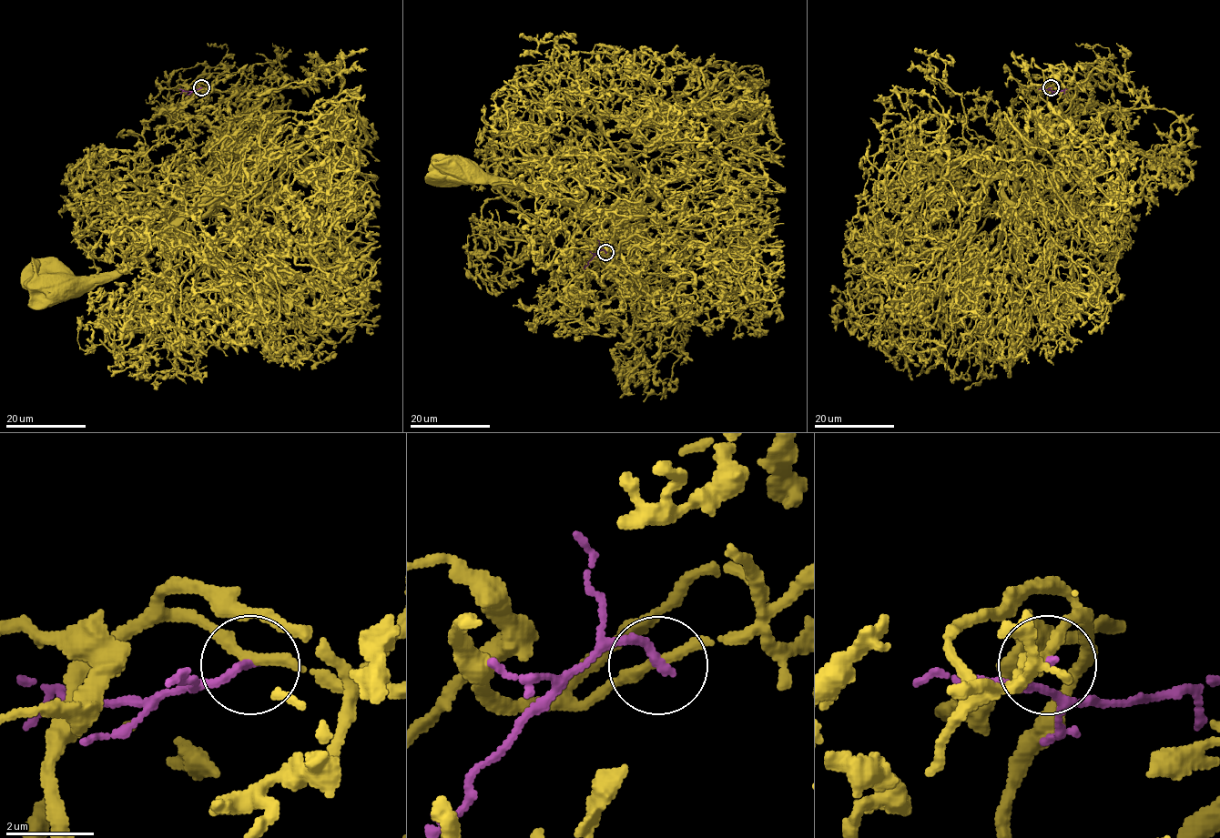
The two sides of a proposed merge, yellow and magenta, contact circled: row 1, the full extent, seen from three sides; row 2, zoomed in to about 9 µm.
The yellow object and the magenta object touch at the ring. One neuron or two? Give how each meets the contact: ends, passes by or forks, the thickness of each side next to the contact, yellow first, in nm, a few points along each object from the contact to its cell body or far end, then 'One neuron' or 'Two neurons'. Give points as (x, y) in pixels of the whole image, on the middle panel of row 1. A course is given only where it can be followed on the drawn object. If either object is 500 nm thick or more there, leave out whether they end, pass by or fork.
At the ring yellow passes by. At the ring magenta ends. Thickness 240 nm (yellow) against 220 nm. Course of yellow: (605, 253), (588, 248), (627, 238), (632, 213), (555, 205), (460, 168). Course of magenta: (605, 252), (600, 250), (584, 268). Two neurons

